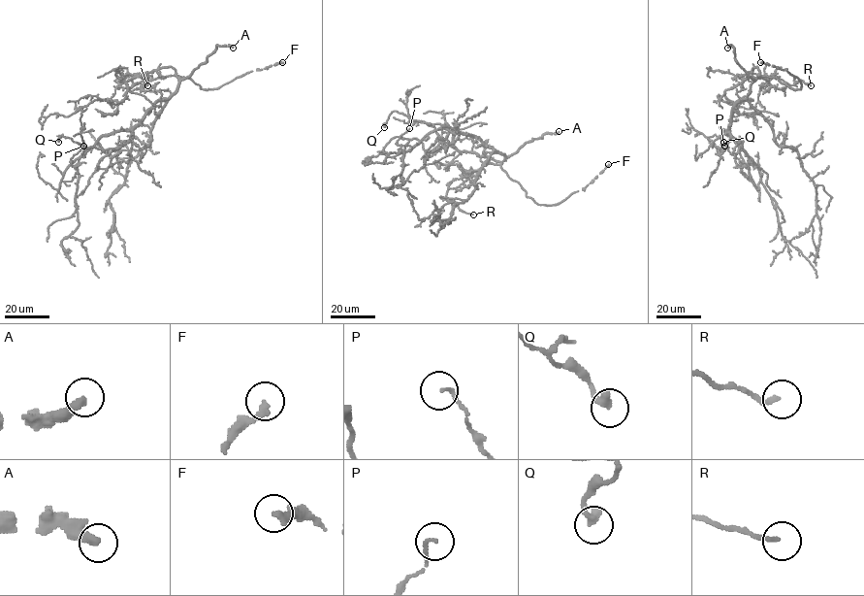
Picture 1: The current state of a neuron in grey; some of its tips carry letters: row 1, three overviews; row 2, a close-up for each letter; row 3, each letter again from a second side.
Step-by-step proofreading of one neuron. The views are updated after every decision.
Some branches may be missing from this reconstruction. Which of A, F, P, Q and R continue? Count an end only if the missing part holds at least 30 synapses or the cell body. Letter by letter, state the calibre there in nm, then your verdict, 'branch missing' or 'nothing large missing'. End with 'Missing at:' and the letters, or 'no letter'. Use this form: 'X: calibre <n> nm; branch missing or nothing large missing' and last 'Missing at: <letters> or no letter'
A: calibre 320 nm; branch missing
F: calibre 220 nm; branch missing
P: calibre 100 nm; nothing large missing
Q: calibre 360 nm; nothing large missing
R: calibre 170 nm; nothing large missing
Missing at: A, F

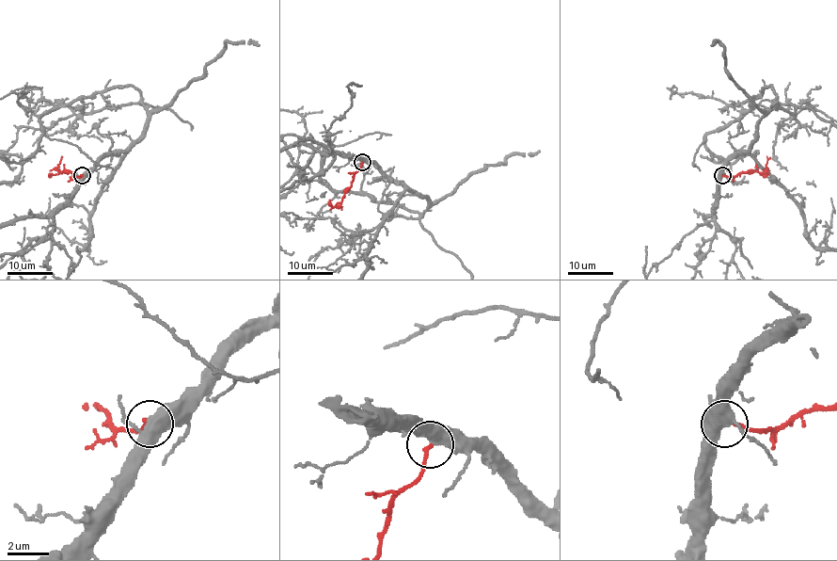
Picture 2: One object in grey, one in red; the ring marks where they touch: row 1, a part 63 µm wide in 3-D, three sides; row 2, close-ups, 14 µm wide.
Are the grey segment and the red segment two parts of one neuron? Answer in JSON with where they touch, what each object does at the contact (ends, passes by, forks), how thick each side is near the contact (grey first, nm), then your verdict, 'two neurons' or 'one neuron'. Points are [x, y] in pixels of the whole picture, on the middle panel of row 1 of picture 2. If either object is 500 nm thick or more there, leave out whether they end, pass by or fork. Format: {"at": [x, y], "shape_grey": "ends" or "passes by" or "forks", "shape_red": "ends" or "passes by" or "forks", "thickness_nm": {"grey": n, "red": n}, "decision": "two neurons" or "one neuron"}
{"at": [362, 162], "shape_grey": "forks", "shape_red": "ends", "thickness_nm": {"grey": 480, "red": 200}, "decision": "one neuron"}

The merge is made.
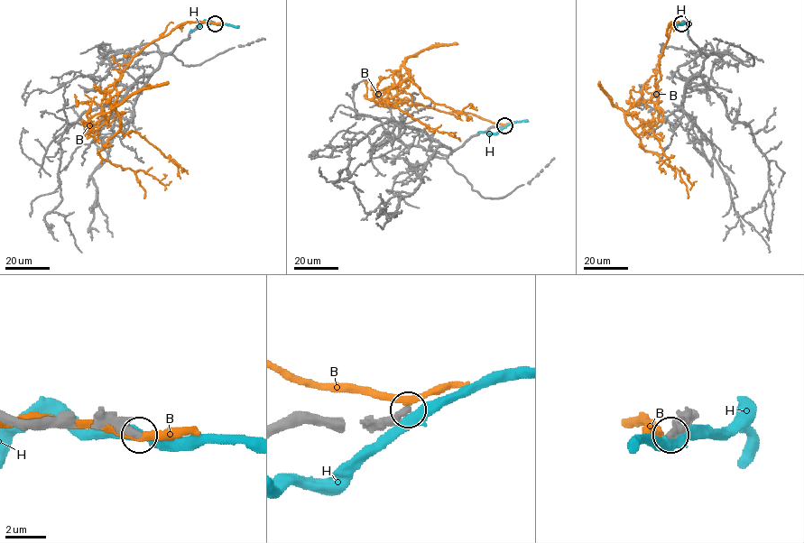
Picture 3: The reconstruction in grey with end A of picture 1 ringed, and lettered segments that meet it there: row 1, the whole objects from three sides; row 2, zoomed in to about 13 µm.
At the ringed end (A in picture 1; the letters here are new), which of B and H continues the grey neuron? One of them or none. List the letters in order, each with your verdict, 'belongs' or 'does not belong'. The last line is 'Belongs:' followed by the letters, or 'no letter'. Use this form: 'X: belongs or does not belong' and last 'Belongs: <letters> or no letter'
B: does not belong
H: does not belong
Belongs: no letter

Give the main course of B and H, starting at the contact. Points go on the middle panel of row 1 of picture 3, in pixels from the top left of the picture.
B: (504, 125), (413, 104), (403, 89), (402, 65), (409, 76), (389, 90), (390, 103), (460, 141)
H: (503, 127), (494, 133), (479, 133)

